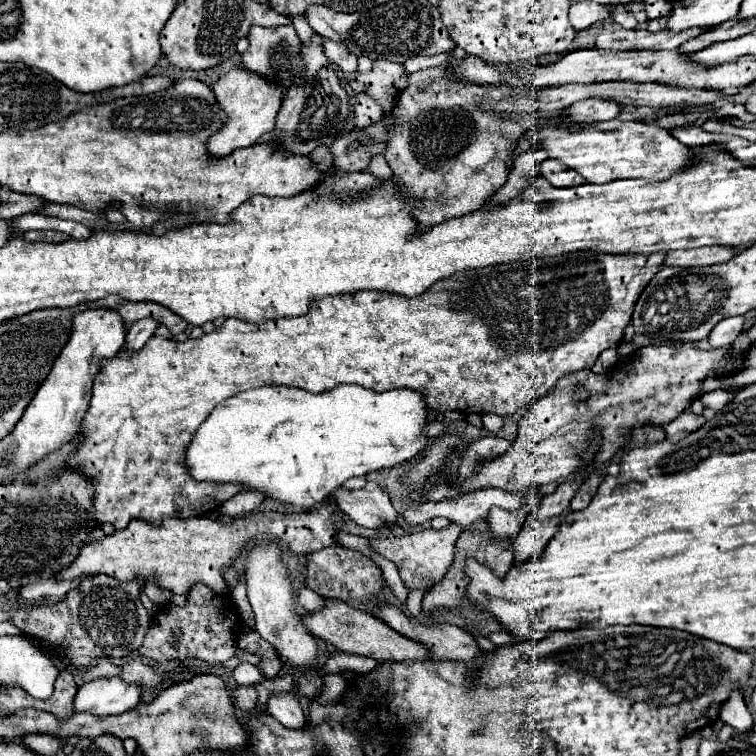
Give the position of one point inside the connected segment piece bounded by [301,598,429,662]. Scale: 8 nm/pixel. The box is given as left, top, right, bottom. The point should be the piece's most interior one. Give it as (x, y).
(351, 630)

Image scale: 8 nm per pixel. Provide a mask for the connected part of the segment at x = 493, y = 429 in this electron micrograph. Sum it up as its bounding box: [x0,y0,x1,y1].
[483,414,503,434]

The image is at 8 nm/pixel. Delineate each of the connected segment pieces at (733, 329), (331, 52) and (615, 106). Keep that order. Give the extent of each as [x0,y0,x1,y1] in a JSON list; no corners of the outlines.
[[709,316,745,348],[323,38,357,74],[561,98,623,124]]

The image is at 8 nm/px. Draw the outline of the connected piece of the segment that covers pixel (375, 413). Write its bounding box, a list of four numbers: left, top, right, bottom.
[185,384,425,510]

